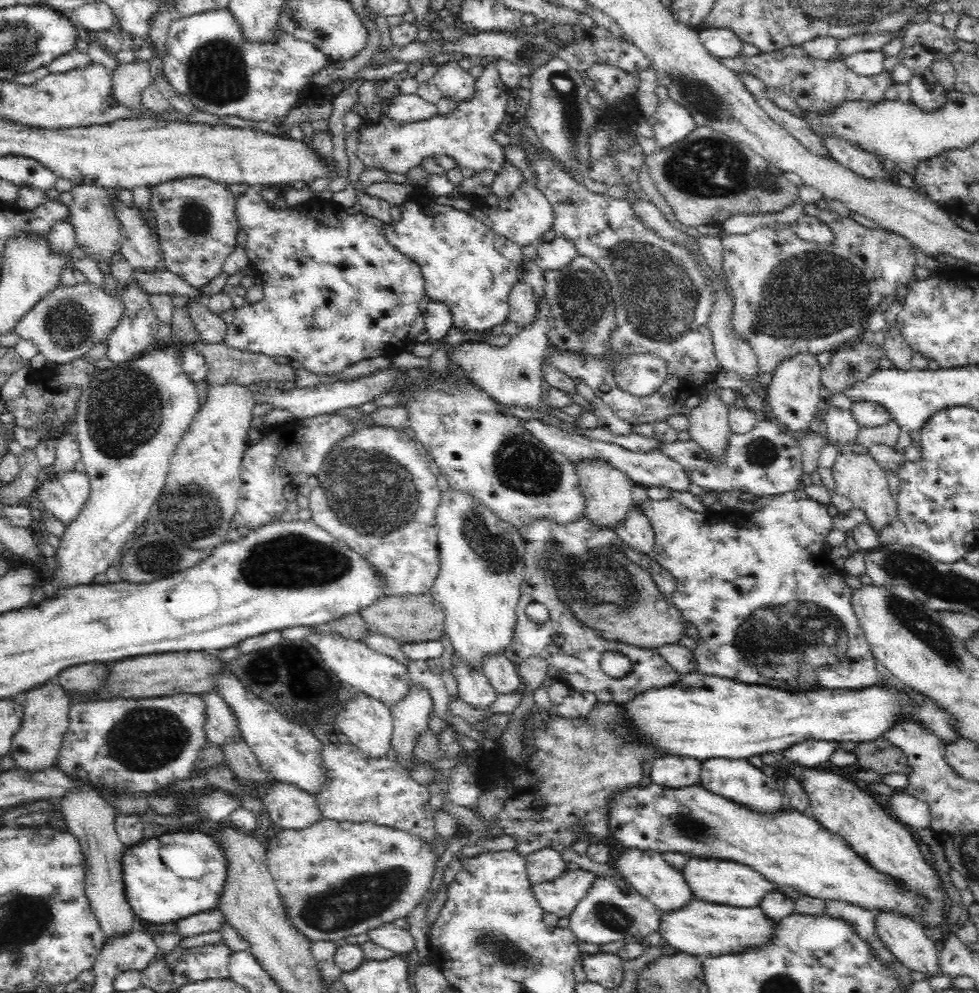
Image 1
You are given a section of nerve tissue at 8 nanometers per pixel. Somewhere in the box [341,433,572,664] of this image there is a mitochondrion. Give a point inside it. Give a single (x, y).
(498, 555)

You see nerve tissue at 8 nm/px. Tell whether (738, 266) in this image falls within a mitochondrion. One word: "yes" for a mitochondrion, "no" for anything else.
no

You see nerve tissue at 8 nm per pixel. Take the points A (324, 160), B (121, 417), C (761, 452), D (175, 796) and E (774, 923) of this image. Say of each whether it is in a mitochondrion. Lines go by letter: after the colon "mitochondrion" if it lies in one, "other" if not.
A: other
B: mitochondrion
C: mitochondrion
D: other
E: other

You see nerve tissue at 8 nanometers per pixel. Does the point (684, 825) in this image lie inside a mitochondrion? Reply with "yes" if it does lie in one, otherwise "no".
yes

